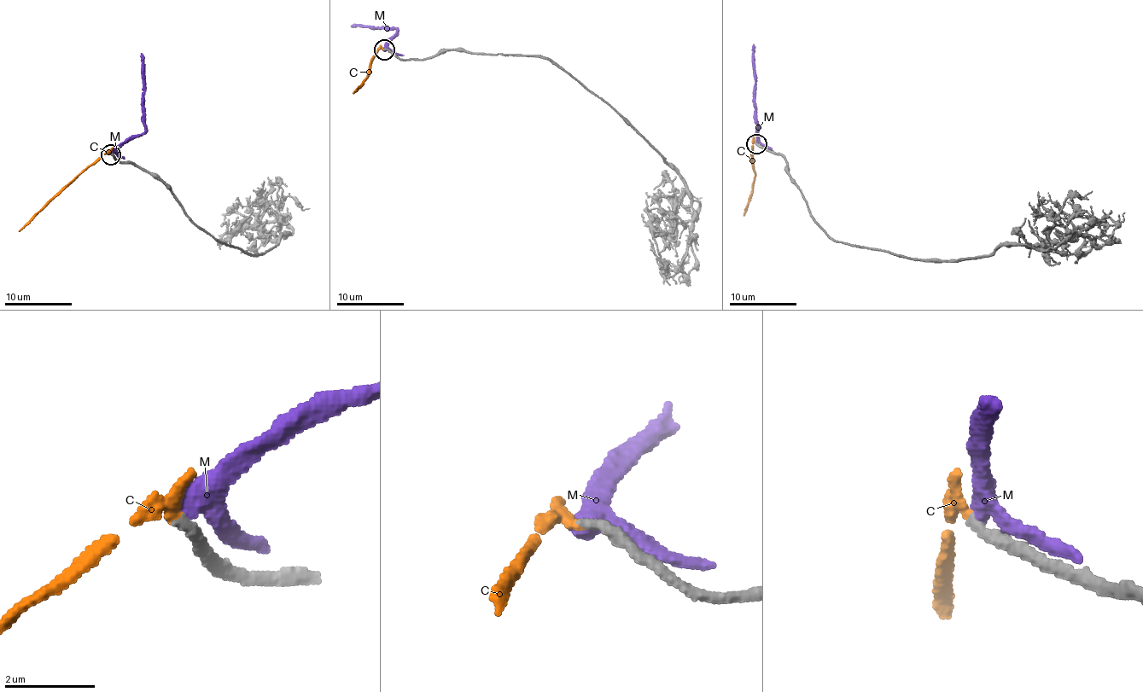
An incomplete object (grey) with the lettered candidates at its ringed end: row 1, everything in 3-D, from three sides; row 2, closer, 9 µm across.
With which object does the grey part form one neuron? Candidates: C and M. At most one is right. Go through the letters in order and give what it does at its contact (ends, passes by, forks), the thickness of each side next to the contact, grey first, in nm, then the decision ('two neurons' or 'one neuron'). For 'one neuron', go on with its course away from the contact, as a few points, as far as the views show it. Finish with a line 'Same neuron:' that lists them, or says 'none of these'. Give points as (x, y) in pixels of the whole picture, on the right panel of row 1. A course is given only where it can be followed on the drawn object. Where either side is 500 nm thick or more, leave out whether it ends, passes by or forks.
C: it ends there; 260 nm thick on the grey side, 280 nm on the other; one neuron; it runs (755, 143), (752, 143), (750, 149), (755, 176), (743, 209), (744, 216)
M: it passes by; 260 nm thick on the grey side, 360 nm on the other; two neurons
Same neuron: C

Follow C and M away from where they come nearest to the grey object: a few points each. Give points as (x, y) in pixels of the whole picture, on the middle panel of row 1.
C: (384, 48), (375, 52), (366, 78), (352, 94)
M: (384, 49), (393, 40), (396, 30), (351, 26)

